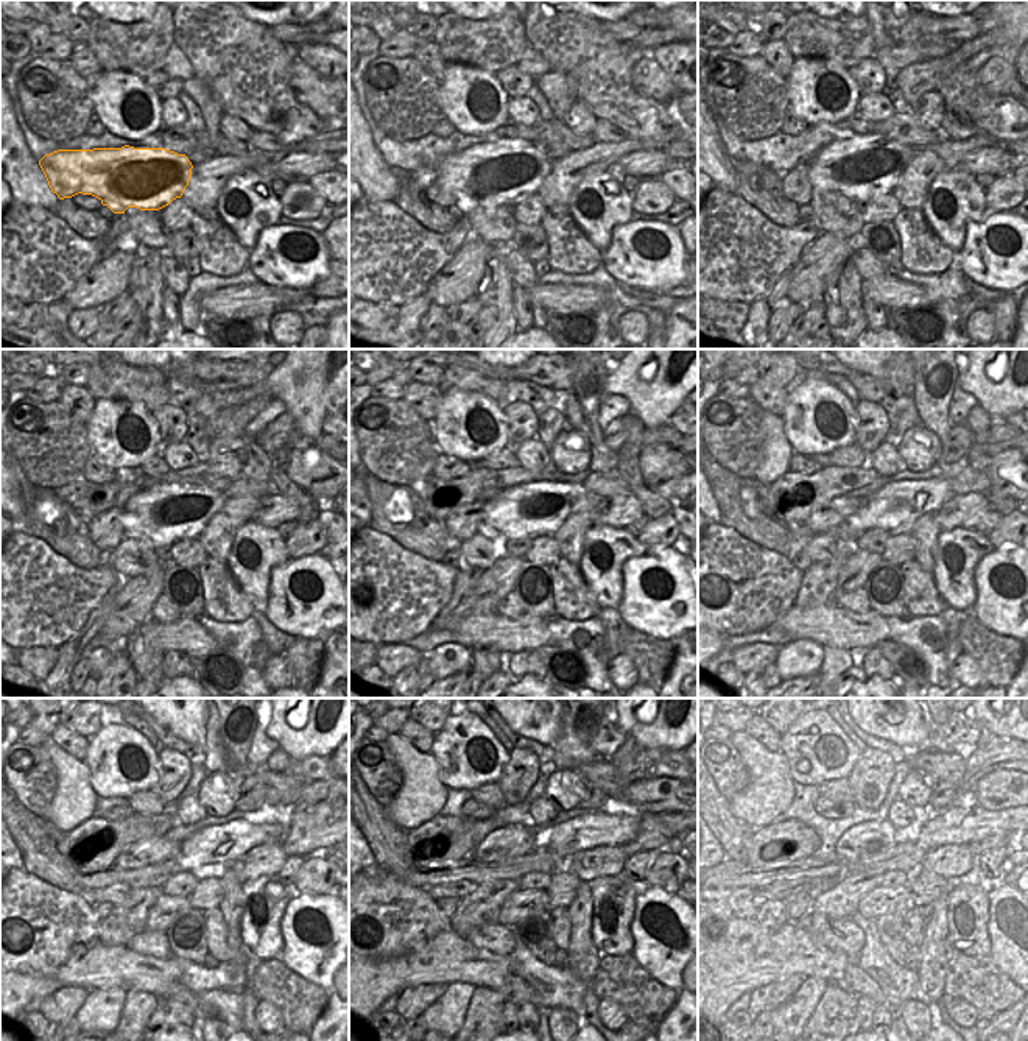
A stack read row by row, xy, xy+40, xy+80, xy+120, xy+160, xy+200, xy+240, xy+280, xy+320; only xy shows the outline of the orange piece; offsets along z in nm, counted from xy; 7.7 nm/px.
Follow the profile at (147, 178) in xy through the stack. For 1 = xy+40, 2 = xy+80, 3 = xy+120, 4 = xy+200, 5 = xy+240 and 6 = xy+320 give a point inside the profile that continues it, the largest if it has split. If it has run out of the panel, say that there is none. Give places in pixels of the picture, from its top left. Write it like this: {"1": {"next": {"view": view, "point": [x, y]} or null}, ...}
{"1": {"next": {"view": "xy+40", "point": [472, 187]}}, "2": {"next": {"view": "xy+80", "point": [860, 184]}}, "3": {"next": {"view": "xy+120", "point": [161, 530]}}, "4": {"next": {"view": "xy+200", "point": [863, 524]}}, "5": {"next": {"view": "xy+240", "point": [179, 868]}}, "6": {"next": {"view": "xy+320", "point": [982, 829]}}}

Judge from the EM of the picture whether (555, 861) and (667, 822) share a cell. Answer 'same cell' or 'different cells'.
same cell

